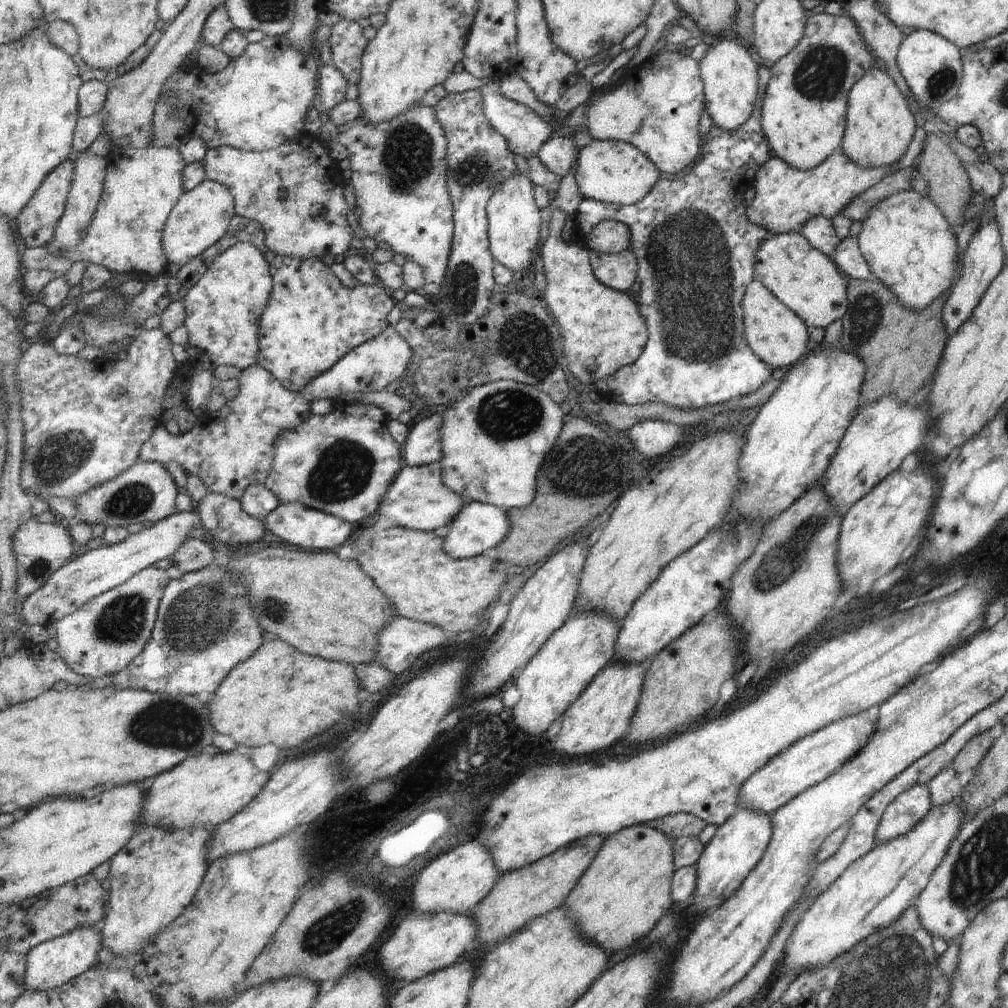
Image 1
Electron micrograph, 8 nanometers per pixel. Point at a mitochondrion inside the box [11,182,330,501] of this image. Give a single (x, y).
(61, 455)

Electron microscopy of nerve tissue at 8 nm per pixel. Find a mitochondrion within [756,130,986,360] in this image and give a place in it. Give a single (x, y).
(868, 309)

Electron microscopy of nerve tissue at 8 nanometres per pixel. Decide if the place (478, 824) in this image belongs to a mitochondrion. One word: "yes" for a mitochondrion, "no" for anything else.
no

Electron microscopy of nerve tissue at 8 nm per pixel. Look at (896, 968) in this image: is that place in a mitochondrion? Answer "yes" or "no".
yes

